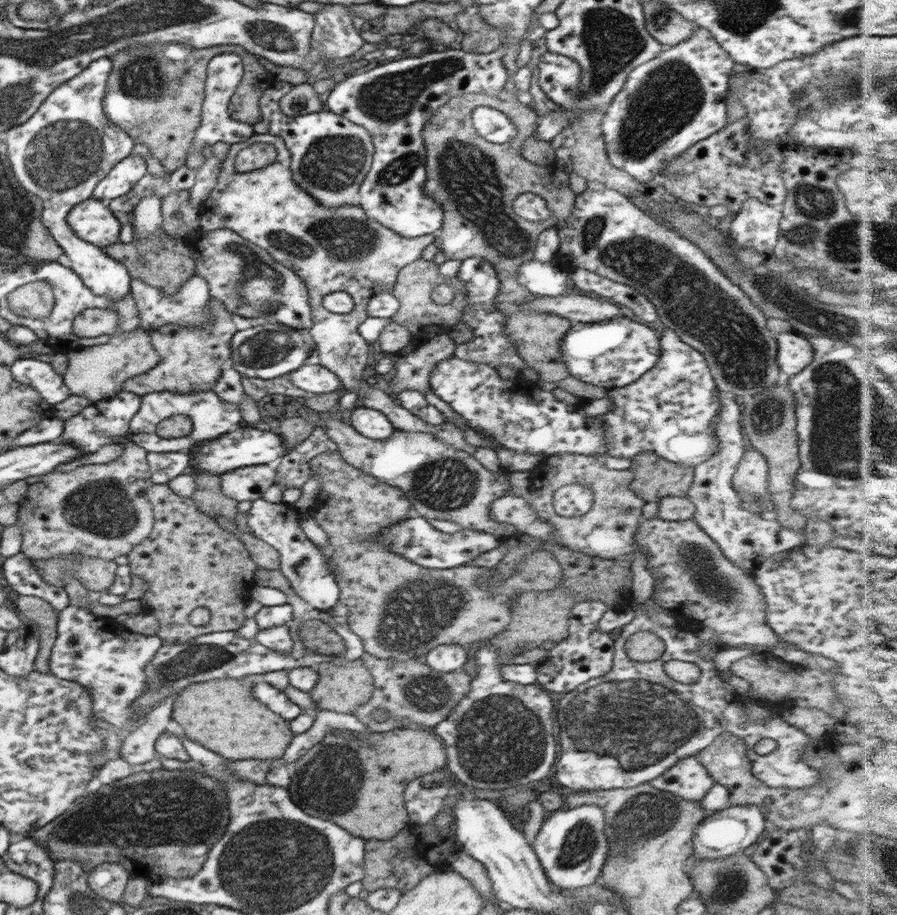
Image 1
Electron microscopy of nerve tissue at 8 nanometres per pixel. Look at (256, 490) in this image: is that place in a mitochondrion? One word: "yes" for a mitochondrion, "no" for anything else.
no

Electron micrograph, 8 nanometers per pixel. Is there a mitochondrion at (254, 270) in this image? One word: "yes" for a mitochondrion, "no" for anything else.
yes

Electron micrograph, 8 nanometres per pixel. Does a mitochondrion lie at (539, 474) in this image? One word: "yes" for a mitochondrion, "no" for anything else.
no

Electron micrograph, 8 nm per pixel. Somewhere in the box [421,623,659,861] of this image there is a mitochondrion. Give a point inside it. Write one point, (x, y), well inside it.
(497, 742)

